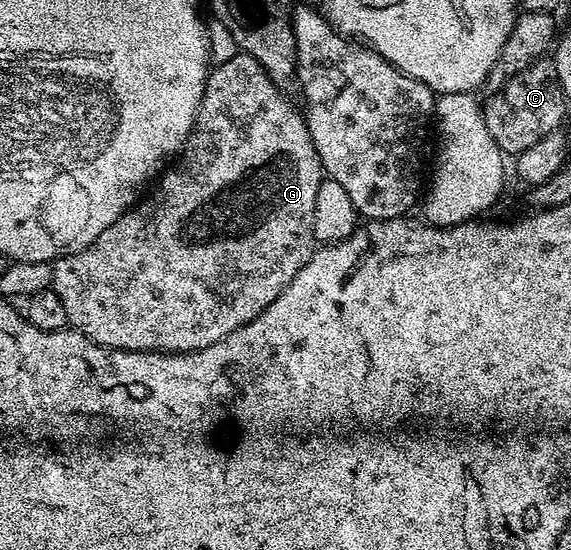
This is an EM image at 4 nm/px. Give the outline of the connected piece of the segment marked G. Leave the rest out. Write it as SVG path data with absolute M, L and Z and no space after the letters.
M238 54L227 62L217 64L209 73L205 81L205 97L197 111L197 122L193 132L186 140L183 151L174 168L166 167L160 177L161 185L153 192L149 205L138 203L124 212L114 224L95 242L86 248L74 250L69 256L60 256L52 261L53 266L53 292L63 298L63 310L67 310L68 327L82 332L96 344L105 348L118 348L124 352L193 352L199 348L206 348L215 342L225 340L227 334L239 330L247 322L254 320L307 266L313 257L315 241L313 238L313 219L315 218L315 194L319 194L319 186L323 179L321 159L313 145L309 133L309 124L304 115L289 101L290 97L280 92L271 82L267 70L255 62L255 58Z

